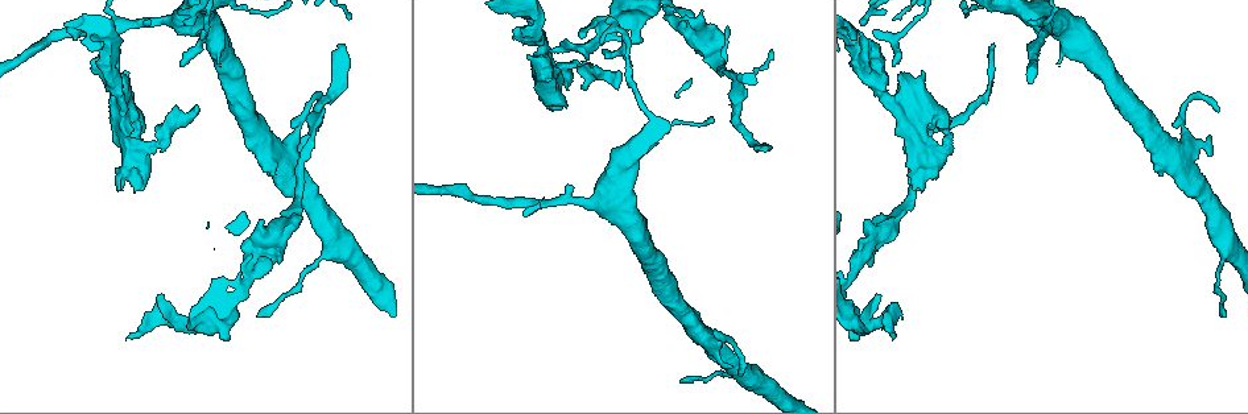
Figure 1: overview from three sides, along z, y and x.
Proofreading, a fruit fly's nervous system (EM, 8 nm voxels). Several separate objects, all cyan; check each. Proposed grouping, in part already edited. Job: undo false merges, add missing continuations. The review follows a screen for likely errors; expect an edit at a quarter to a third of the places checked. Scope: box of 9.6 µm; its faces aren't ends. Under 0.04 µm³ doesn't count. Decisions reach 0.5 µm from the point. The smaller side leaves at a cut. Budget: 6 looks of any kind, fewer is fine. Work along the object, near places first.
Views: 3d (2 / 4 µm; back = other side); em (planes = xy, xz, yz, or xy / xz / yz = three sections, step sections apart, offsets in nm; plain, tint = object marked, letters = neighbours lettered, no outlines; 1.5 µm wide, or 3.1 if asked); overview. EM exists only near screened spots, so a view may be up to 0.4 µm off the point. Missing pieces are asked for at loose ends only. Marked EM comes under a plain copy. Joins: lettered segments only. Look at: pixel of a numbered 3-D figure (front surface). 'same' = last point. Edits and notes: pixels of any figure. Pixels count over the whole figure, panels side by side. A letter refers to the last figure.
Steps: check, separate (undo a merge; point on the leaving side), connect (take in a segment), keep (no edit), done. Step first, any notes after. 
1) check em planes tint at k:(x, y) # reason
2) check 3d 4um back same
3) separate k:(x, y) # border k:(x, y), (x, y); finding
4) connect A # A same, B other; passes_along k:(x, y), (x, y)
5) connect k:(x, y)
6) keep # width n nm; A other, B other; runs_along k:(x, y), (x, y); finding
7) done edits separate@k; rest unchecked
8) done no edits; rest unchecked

check 3d 2um at 1:(229, 340) # an open end

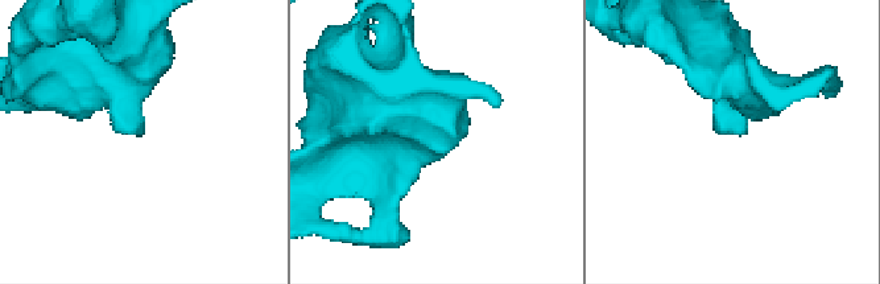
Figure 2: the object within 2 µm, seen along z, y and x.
check em planes letters at 2:(139, 133) # shape alone is not enough

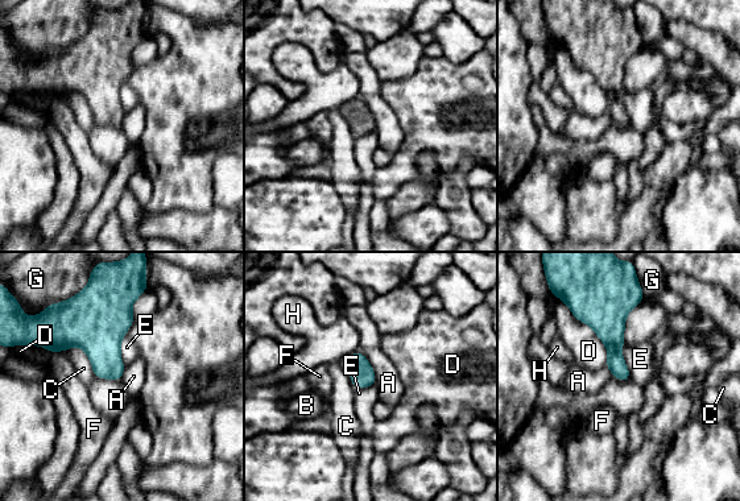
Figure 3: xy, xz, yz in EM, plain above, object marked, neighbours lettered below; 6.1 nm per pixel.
keep # A other, B other, C other, D other, E other, F other, G other, H other; border 3:(358, 351), (373, 371), (375, 384); no lettered segment goes on from it

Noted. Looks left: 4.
check 3d 2um at 1:(552, 199) # abrupt turn

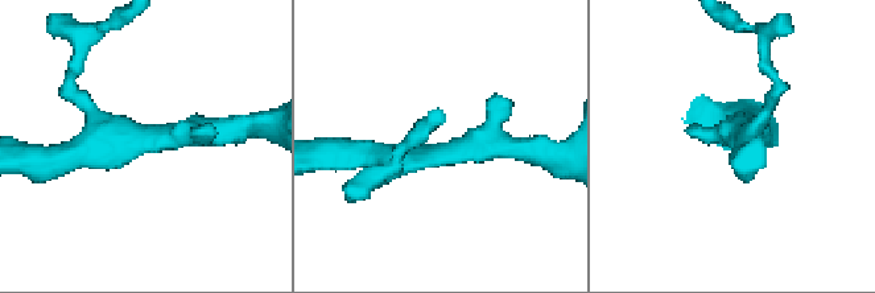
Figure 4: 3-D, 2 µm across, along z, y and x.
check em planes letters at 4:(745, 138) # arms 3

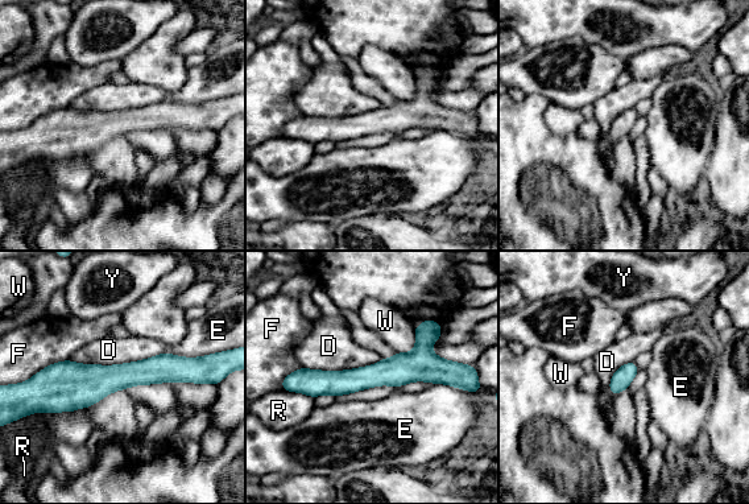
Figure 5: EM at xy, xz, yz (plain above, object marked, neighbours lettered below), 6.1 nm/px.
keep # width 170 nm; D other, E other, F other, R other, W other, Y other; border 5:(166, 350), (115, 364), (70, 360); one cell here

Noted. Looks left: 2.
done no edits; rest unchecked

